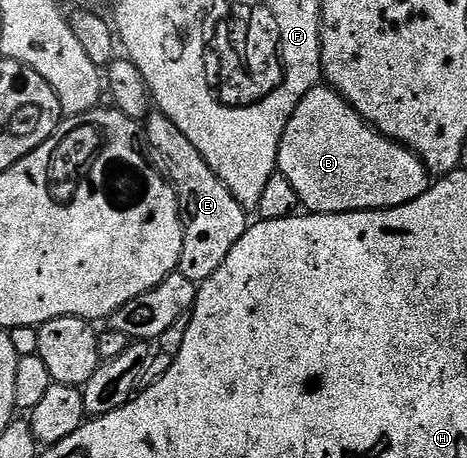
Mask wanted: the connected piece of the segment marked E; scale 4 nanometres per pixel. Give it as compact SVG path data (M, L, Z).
M152 112L147 115L145 142L153 154L153 149L155 149L154 157L158 159L161 166L161 161L163 161L162 169L169 175L169 181L175 188L175 195L179 197L179 209L183 216L183 247L181 248L178 273L189 276L189 280L193 280L196 284L202 284L206 278L213 276L213 272L217 272L217 268L221 268L225 256L229 256L229 252L233 252L233 244L237 244L237 240L241 240L241 236L245 236L249 225L248 211L244 210L240 202L235 199L231 189L215 175L213 168L209 168L209 164L205 164L205 156L201 156L201 152L197 152L197 148L193 148L193 144L189 144L185 132L181 132L181 128L177 128L177 124L170 122L163 113Z

